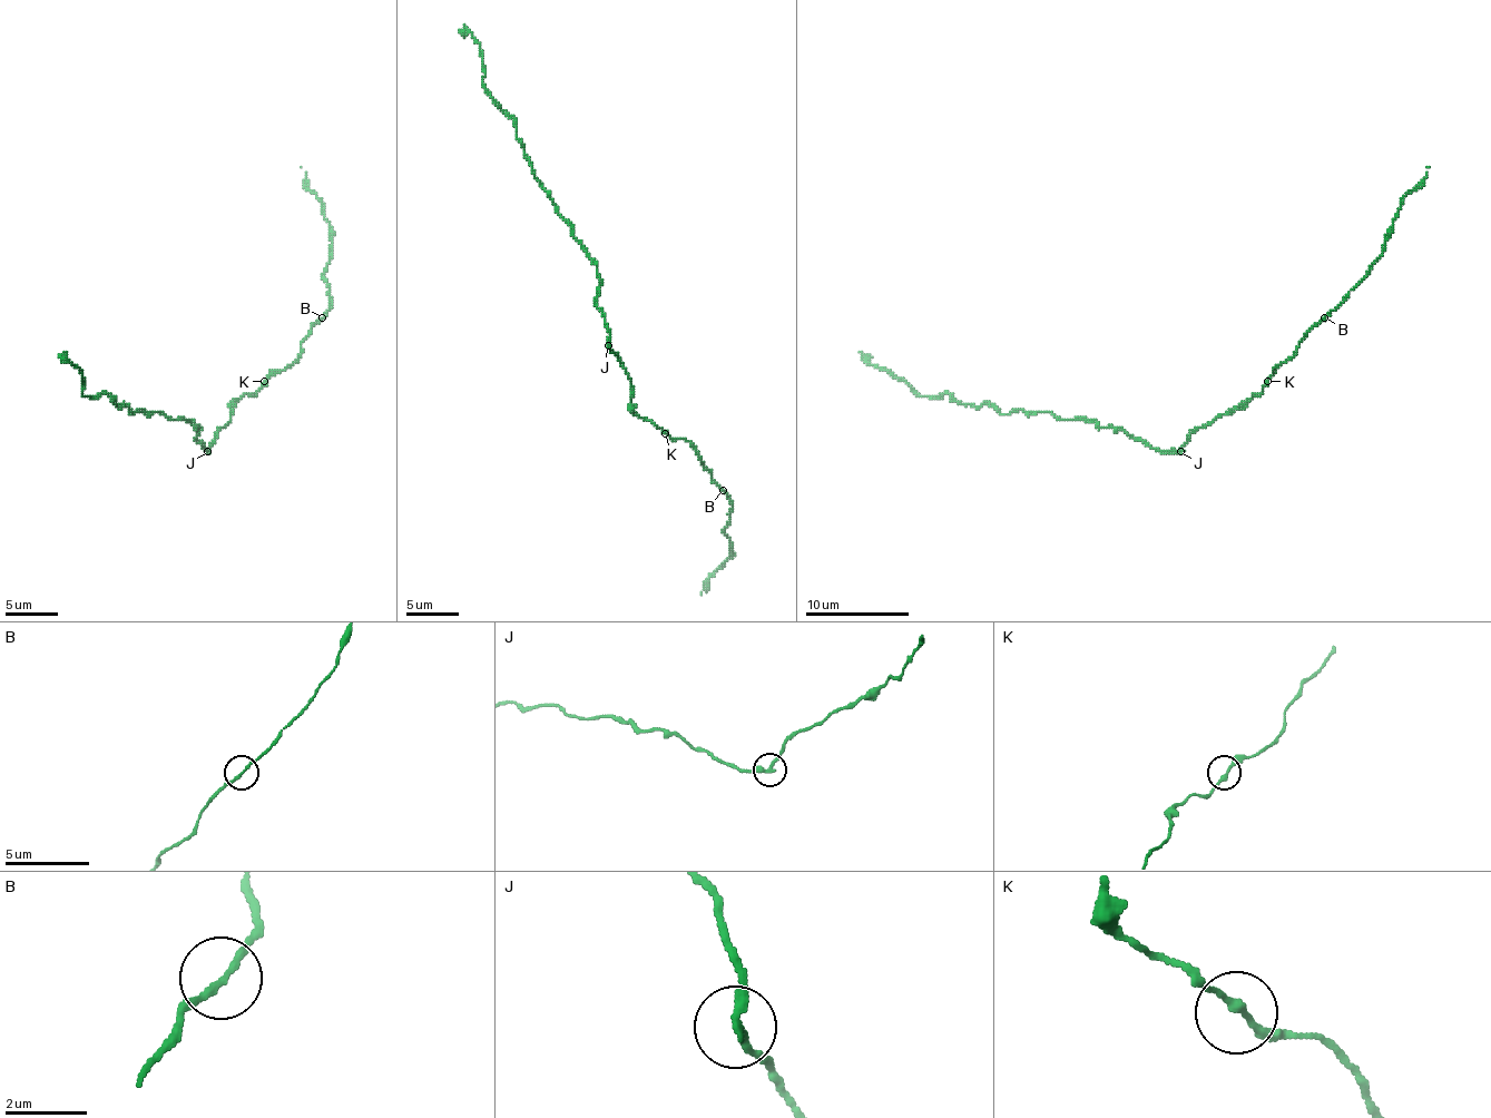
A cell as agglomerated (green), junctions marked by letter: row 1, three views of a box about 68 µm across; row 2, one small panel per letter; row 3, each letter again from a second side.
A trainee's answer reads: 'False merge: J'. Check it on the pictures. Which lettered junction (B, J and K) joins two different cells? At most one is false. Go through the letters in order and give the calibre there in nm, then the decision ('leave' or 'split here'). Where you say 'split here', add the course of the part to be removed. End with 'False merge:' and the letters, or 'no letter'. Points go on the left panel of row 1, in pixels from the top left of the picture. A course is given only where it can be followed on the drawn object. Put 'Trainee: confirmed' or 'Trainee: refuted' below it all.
B: 150 nm thick; leave
J: 240 nm thick; split here; foreign part runs (207, 451), (186, 420), (131, 414), (106, 393), (85, 396), (82, 373), (64, 352)
K: 190 nm thick; leave
False merge: J
Trainee: confirmed

